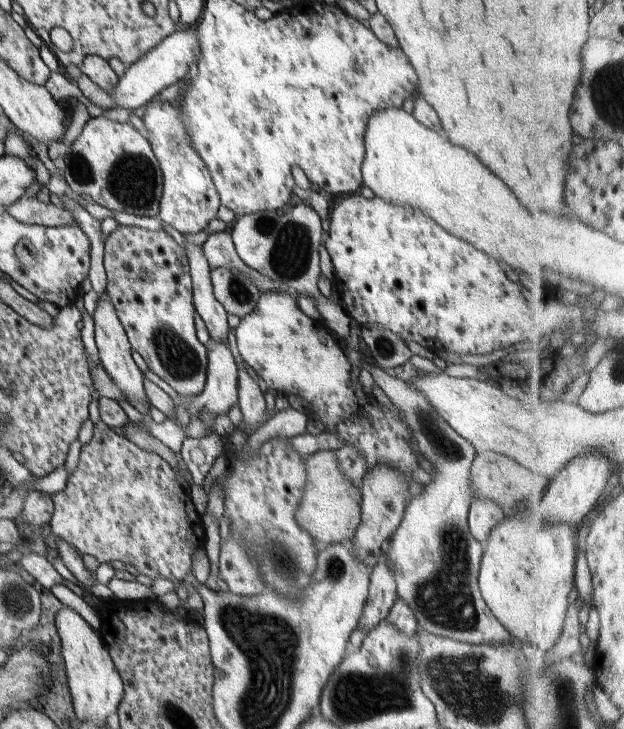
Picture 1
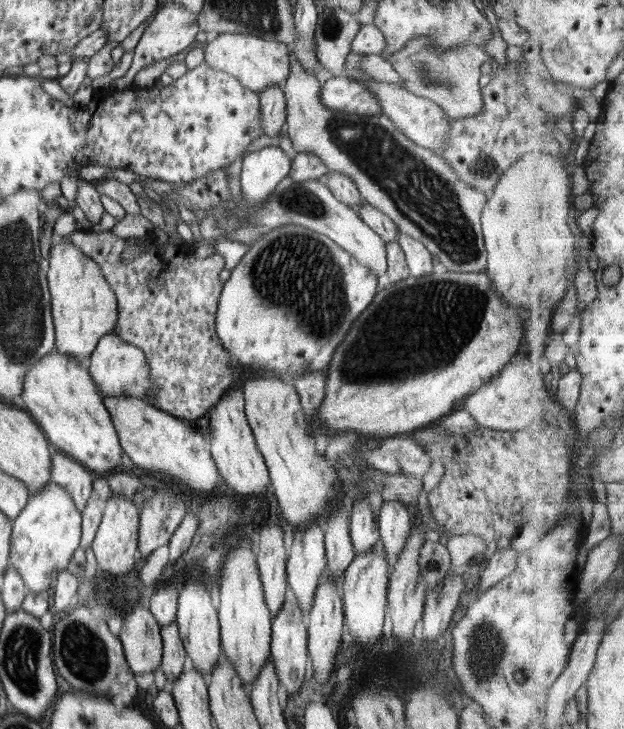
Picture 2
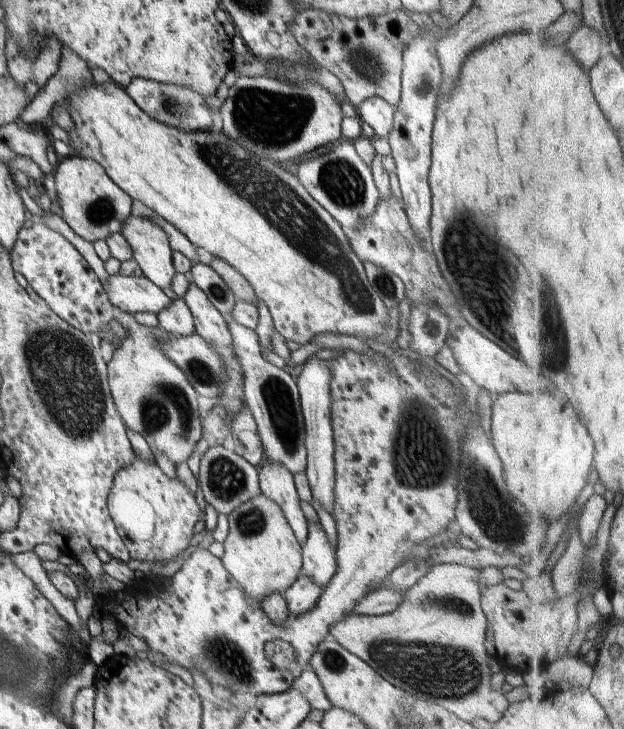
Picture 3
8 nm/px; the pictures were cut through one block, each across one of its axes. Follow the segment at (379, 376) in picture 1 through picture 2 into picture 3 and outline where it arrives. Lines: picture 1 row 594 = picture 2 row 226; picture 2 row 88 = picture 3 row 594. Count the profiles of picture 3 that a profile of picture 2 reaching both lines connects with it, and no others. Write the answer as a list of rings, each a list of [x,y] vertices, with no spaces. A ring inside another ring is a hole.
[[[301,573],[298,579],[284,590],[282,596],[286,600],[289,614],[300,616],[310,612],[322,594],[322,588]]]

